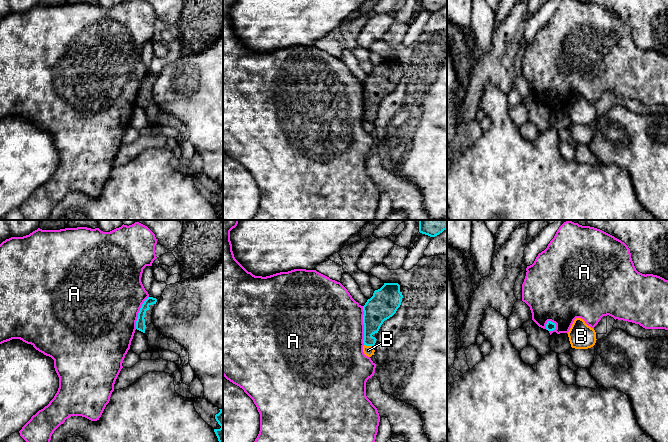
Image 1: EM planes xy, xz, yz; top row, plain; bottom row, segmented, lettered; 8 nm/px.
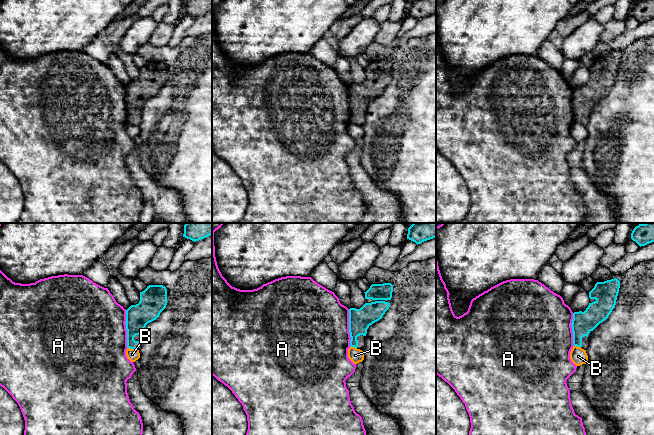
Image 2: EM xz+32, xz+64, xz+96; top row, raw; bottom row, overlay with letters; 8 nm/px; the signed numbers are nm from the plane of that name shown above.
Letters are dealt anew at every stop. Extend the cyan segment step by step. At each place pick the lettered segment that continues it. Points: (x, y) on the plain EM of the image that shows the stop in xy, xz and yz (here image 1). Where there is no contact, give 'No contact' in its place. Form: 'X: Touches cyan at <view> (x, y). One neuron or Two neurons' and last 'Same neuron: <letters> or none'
A: Touches cyan at xz (364, 101). Two neurons
B: Touches cyan at xz (369, 121). Two neurons
Same neuron: none

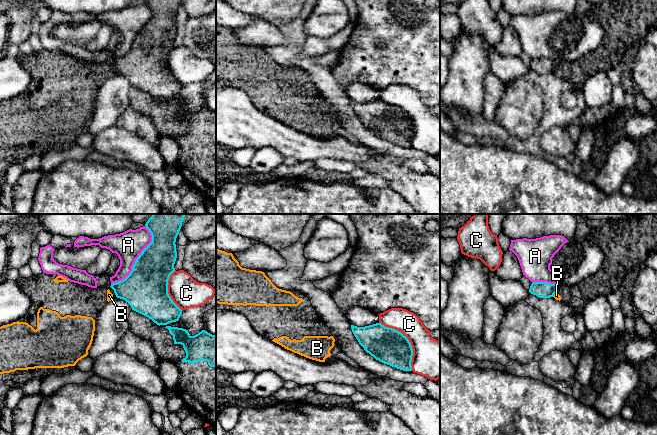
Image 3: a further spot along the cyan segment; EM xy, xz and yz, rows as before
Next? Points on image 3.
A: Touches cyan at xy (137, 34). Two neurons
B: Touches cyan at yz (554, 69). Two neurons
C: Touches cyan at xz (408, 116). Two neurons
Same neuron: none

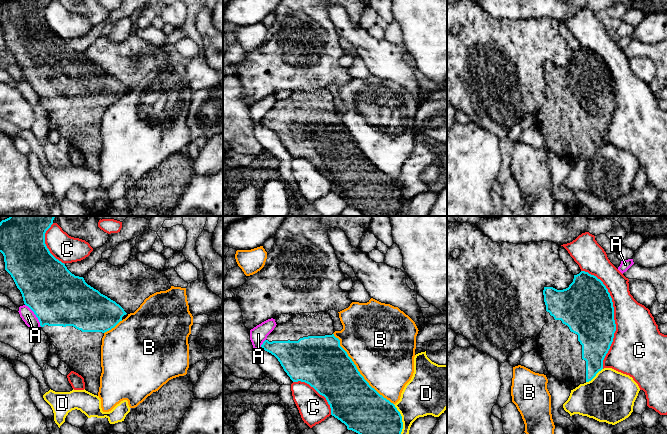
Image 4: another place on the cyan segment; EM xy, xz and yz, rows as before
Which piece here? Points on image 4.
A: Touches cyan at xy (35, 90). Two neurons
B: Touches cyan at xz (358, 147). Two neurons
C: Touches cyan at yz (613, 91). Two neurons
D: Touches cyan at xz (402, 198). Two neurons
Same neuron: none

